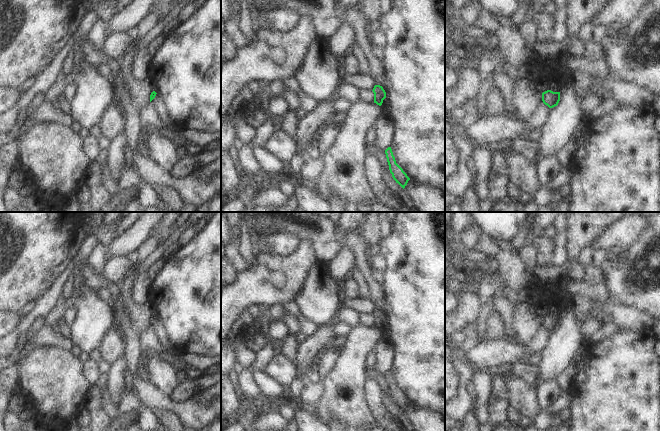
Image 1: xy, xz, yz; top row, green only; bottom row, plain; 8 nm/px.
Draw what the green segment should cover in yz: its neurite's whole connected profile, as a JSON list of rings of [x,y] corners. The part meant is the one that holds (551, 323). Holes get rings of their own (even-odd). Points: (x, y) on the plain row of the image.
[[[547,314],[542,317],[542,325],[549,332],[553,332],[557,330],[560,325],[560,316],[553,316],[551,314]]]

